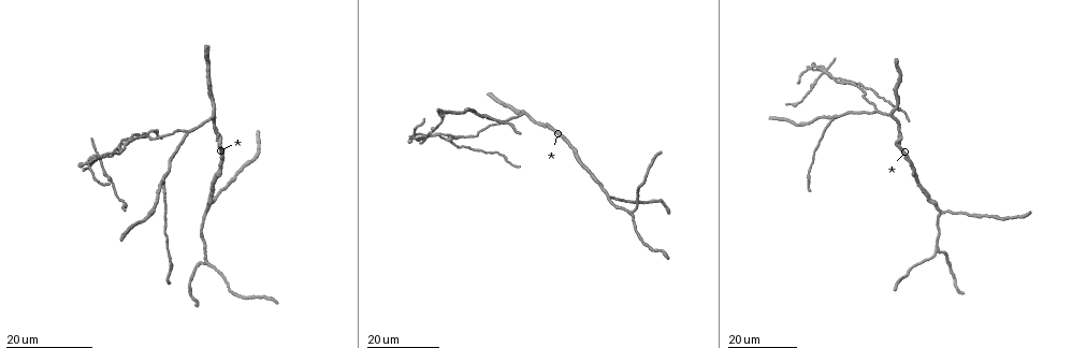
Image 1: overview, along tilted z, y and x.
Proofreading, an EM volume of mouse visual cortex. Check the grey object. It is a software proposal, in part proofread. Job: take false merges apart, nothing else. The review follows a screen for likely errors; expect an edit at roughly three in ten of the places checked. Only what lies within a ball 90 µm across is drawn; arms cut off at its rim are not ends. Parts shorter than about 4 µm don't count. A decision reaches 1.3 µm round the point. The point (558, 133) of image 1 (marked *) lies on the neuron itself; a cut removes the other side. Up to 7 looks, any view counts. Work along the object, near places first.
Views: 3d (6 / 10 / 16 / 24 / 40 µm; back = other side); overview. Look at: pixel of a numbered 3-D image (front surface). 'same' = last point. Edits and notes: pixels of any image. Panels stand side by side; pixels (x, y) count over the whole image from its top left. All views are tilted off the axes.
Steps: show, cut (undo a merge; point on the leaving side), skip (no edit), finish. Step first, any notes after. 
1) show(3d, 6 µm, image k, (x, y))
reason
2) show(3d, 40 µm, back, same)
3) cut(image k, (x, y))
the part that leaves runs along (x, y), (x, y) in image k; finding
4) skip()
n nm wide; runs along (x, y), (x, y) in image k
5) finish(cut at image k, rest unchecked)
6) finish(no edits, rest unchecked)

show(3d, 24 µm, image 1, (632, 213))
three arms meet

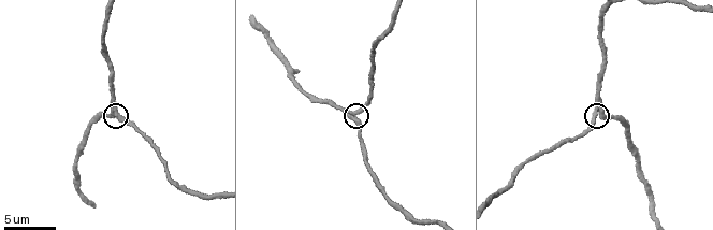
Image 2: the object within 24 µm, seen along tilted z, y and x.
show(3d, 6 µm, image 2, (597, 107))

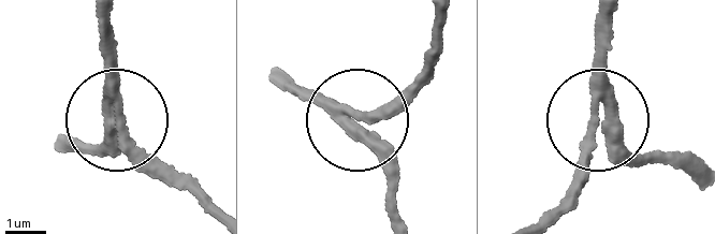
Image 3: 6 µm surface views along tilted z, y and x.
skip()
side arm 22 µm; 3 arms; one neuron here

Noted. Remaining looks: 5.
show(3d, 24 µm, image 1, (188, 134))

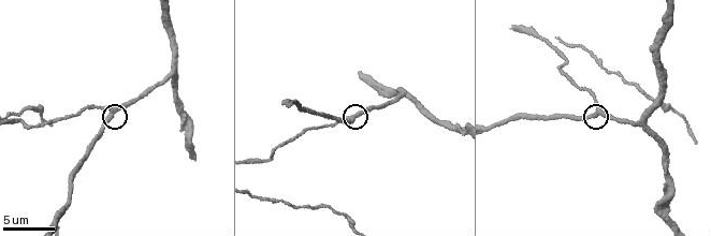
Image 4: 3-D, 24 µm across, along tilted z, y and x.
show(3d, 6 µm, image 4, (112, 110))

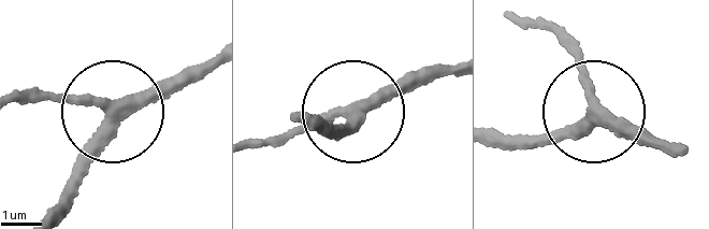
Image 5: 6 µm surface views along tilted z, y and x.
skip()
280 nm wide; runs along (664, 139), (597, 109), (544, 140) in image 5; all the same neuron

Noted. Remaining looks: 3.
show(3d, 24 µm, image 1, (415, 135))

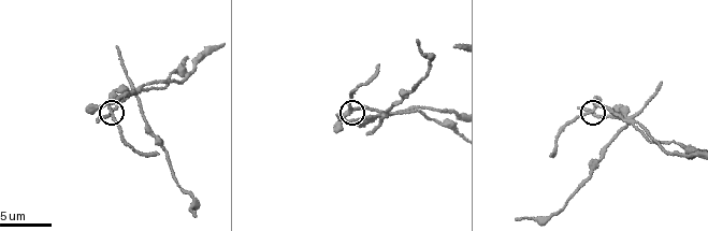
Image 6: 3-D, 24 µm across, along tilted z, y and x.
show(3d, 6 µm, image 6, (110, 108))

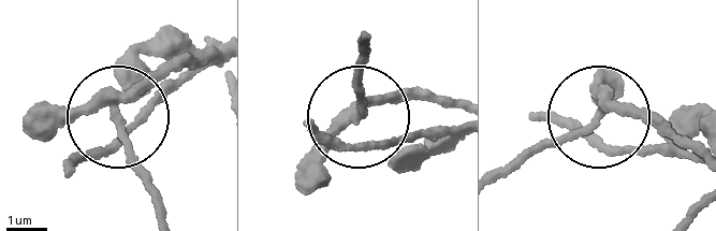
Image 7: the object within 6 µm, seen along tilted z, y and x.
cut(image 7, (139, 167))
3 arms; the part that leaves runs along (356, 111), (368, 40) in image 7; a second neuron is stuck on

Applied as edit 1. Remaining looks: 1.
finish(cut at image 7, rest unchecked)

